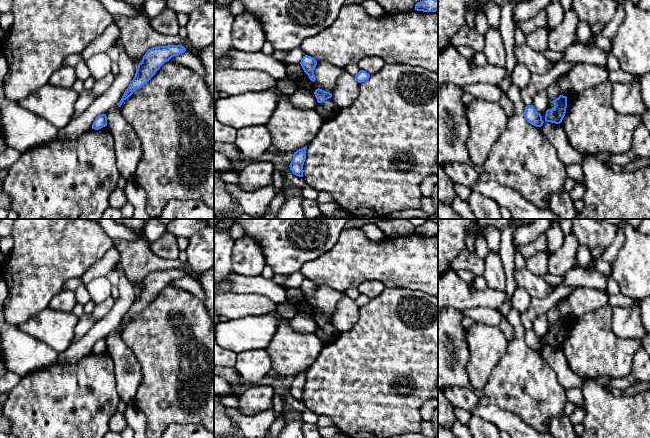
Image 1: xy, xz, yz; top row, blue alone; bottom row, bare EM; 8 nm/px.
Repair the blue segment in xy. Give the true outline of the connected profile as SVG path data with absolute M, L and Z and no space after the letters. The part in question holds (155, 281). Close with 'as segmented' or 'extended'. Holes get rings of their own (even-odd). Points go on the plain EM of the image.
M182 269L157 270L149 273L138 288L133 304L117 329L121 331L123 325L128 323L136 313L144 310L165 286L185 275L186 272Z; as segmented

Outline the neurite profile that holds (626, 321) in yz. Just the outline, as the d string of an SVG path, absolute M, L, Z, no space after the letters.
M636 301L633 307L612 308L612 330L619 338L642 340L647 332L642 324L640 301Z

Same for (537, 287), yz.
M527 268L522 270L514 269L513 276L517 286L524 287L532 298L543 299L554 291L553 285L532 273Z

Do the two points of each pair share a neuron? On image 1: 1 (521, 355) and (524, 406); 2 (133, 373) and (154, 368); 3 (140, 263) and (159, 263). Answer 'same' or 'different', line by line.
1: same
2: different
3: same

